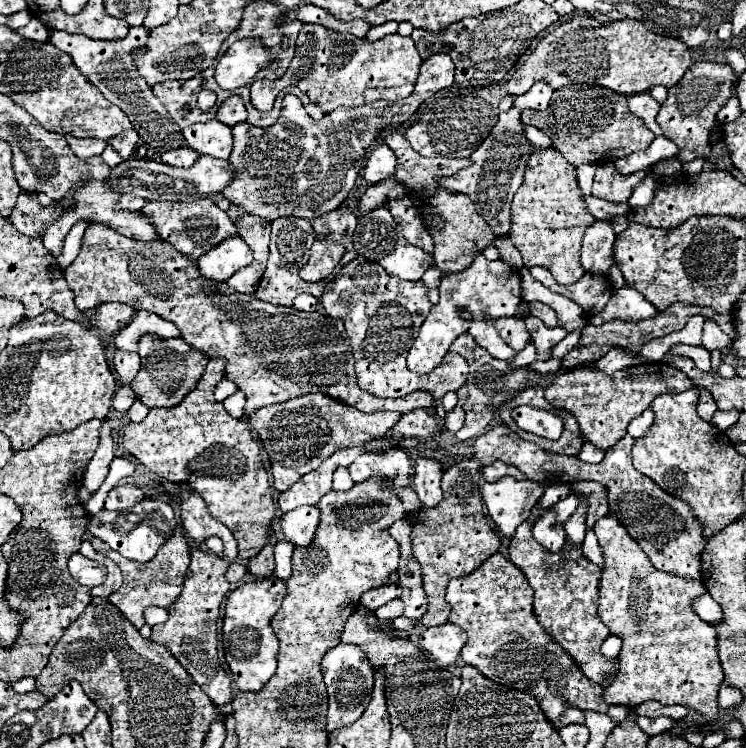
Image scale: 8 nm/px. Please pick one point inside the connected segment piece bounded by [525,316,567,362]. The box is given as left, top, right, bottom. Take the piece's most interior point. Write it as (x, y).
(544, 338)

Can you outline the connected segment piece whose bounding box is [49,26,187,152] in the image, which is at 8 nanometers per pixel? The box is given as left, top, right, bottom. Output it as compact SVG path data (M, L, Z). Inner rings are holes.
M139 26L139 28L131 28L125 40L119 40L119 42L113 42L113 44L111 42L101 42L101 40L91 40L87 36L67 34L67 32L53 32L49 42L55 44L59 50L67 52L73 58L73 64L77 66L77 70L95 88L99 88L101 94L107 100L117 104L127 114L127 118L131 120L131 124L137 130L139 138L149 148L153 148L157 152L167 152L171 148L187 146L187 142L183 140L183 132L173 122L173 118L169 116L167 108L161 104L161 100L151 92L149 84L135 70L135 60L133 60L131 54L135 50L147 46L147 36L149 36L149 30L145 26Z

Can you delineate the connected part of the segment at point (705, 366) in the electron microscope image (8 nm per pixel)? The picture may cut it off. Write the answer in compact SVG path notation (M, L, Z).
M679 344L679 346L673 346L673 350L669 354L679 354L679 356L685 356L685 358L691 358L697 364L697 368L701 368L703 372L711 372L709 350L705 350L703 346L685 346L685 344Z

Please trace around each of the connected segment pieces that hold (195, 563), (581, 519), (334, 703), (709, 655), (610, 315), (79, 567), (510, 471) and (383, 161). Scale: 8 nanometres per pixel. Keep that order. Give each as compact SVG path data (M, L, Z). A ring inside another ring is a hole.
M191 548L191 564L183 582L183 592L171 604L169 620L165 624L153 626L151 640L169 648L173 656L181 662L181 666L191 674L193 682L201 686L201 690L213 700L213 704L227 704L231 694L231 680L223 672L217 658L217 620L219 606L225 594L231 590L231 584L225 578L229 562L213 552L205 552L201 548Z
M579 496L579 508L573 512L573 516L569 516L569 520L565 520L563 528L567 534L567 540L571 544L581 544L585 538L585 520L587 520L587 496Z
M337 644L323 656L321 672L327 684L329 692L329 712L327 712L327 732L333 732L337 728L349 726L355 720L363 716L363 710L367 708L373 692L373 666L369 664L367 656L363 656L363 650L355 644Z
M613 516L597 520L593 530L605 558L599 580L599 616L613 636L623 638L615 678L603 692L605 702L627 708L647 700L683 704L703 716L705 732L713 732L719 720L717 692L725 674L717 652L717 632L699 620L691 606L705 592L703 582L659 572Z
M625 286L625 288L613 290L613 296L607 302L607 306L599 314L591 316L589 322L593 326L599 326L599 324L615 320L615 318L629 320L629 322L639 322L639 320L651 318L655 314L657 314L655 306L651 306L635 288Z
M73 554L71 556L69 572L79 584L85 584L85 586L99 586L99 584L103 584L105 574L107 574L107 572L103 572L103 566L99 566L93 560L87 560L81 554Z
M493 462L493 464L489 464L489 466L483 466L481 476L483 476L485 482L495 482L495 480L499 480L499 478L503 478L503 476L513 476L513 478L517 478L517 480L523 480L523 478L525 478L523 472L519 472L515 466L509 466L509 464L505 464L505 462Z
M381 144L369 154L363 176L369 184L379 184L395 174L395 166L397 166L395 154L391 152L391 148L387 148L387 144Z

